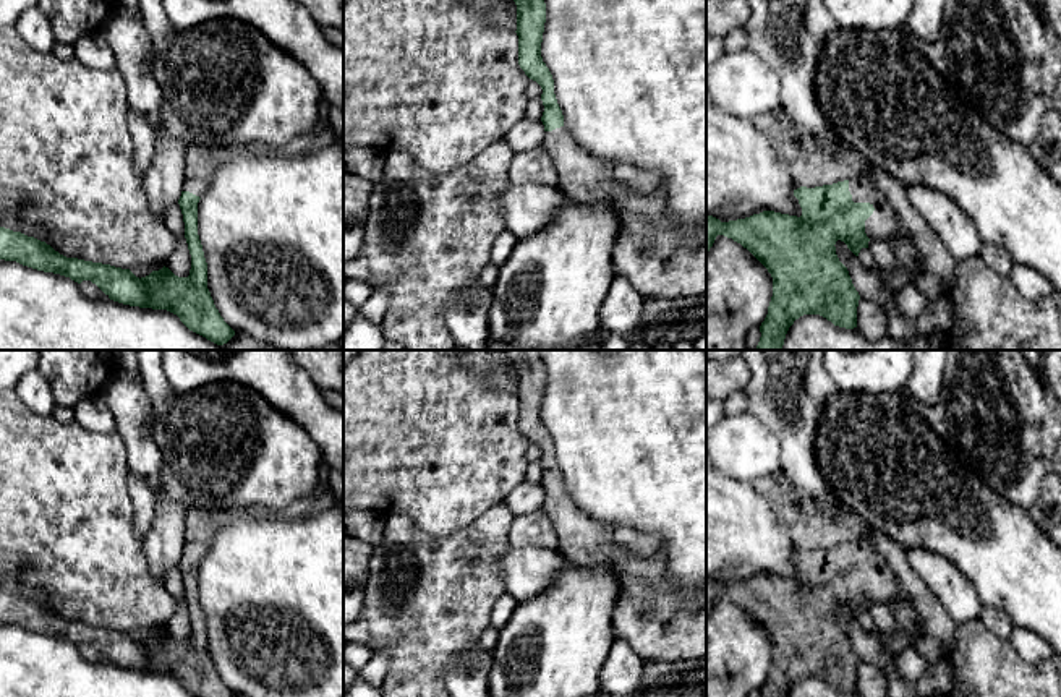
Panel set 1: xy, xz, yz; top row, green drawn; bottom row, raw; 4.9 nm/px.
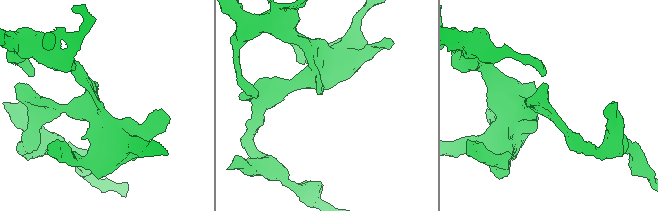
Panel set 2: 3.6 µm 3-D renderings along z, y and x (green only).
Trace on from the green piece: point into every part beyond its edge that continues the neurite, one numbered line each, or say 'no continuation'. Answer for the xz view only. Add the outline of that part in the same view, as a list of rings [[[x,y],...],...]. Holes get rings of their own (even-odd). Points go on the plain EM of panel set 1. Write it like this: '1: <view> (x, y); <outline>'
1: xz (651, 615); [[[565,490],[544,494],[543,509],[557,535],[557,551],[577,566],[609,564],[619,579],[619,593],[612,613],[616,639],[624,639],[646,663],[682,663],[706,658],[706,600],[698,608],[688,606],[688,597],[666,579],[666,556],[658,549],[651,556],[633,556],[614,538],[616,525],[599,524],[580,512]]]

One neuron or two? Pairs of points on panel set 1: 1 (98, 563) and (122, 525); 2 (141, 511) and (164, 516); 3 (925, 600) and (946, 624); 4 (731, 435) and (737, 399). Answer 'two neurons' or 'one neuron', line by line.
1: one neuron
2: two neurons
3: one neuron
4: two neurons

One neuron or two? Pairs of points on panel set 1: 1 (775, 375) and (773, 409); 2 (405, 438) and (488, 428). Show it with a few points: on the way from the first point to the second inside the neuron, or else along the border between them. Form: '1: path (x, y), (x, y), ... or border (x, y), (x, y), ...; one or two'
1: path (775, 383), (775, 401); one
2: path (426, 438), (460, 438), (467, 433); one

